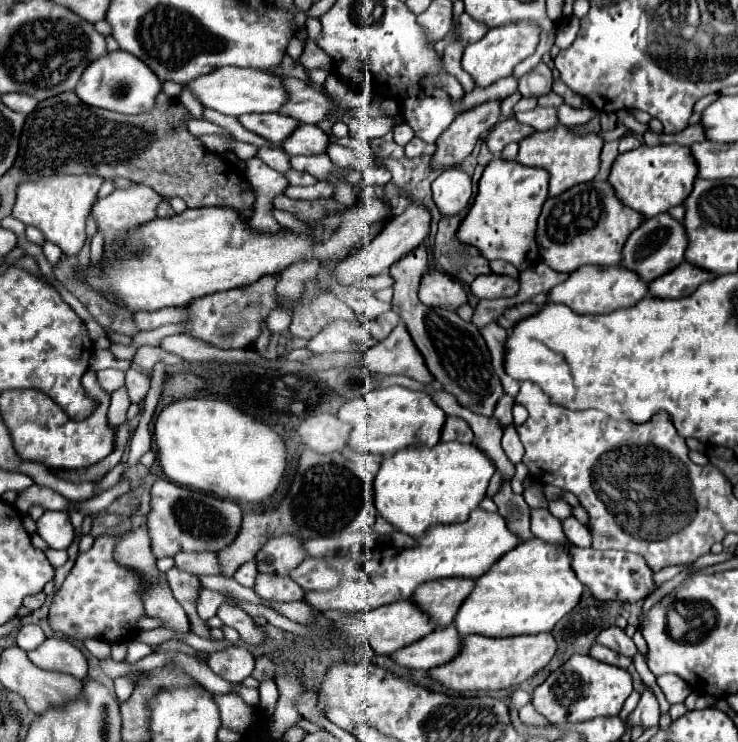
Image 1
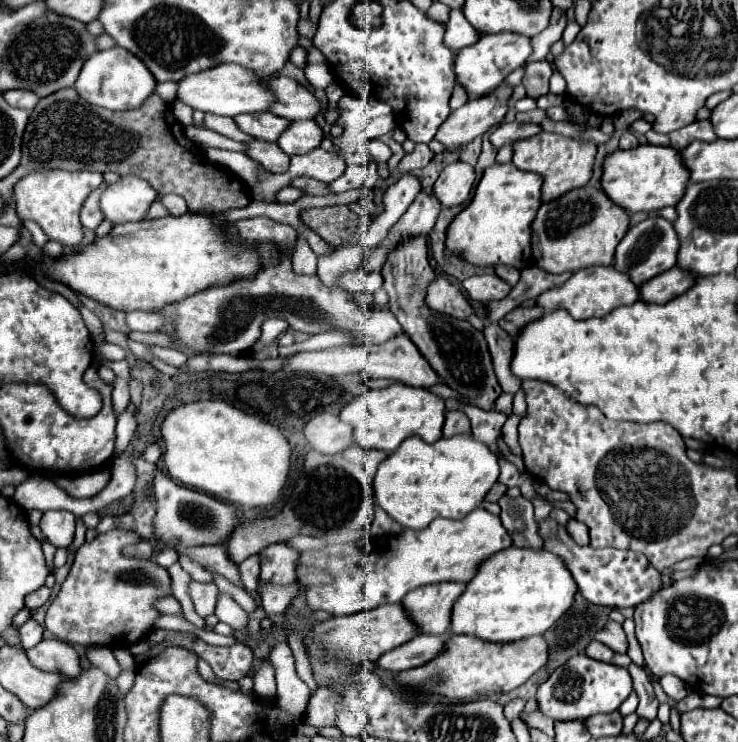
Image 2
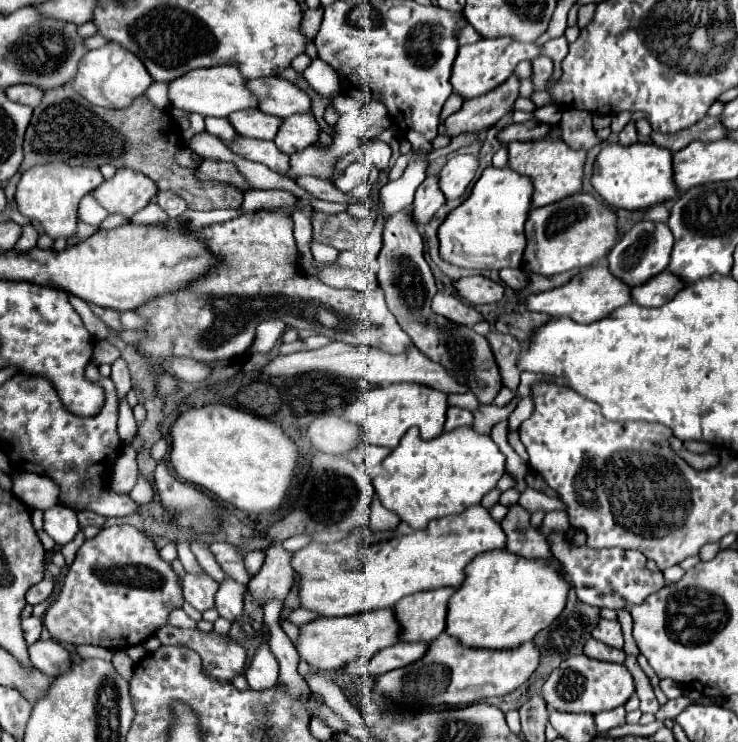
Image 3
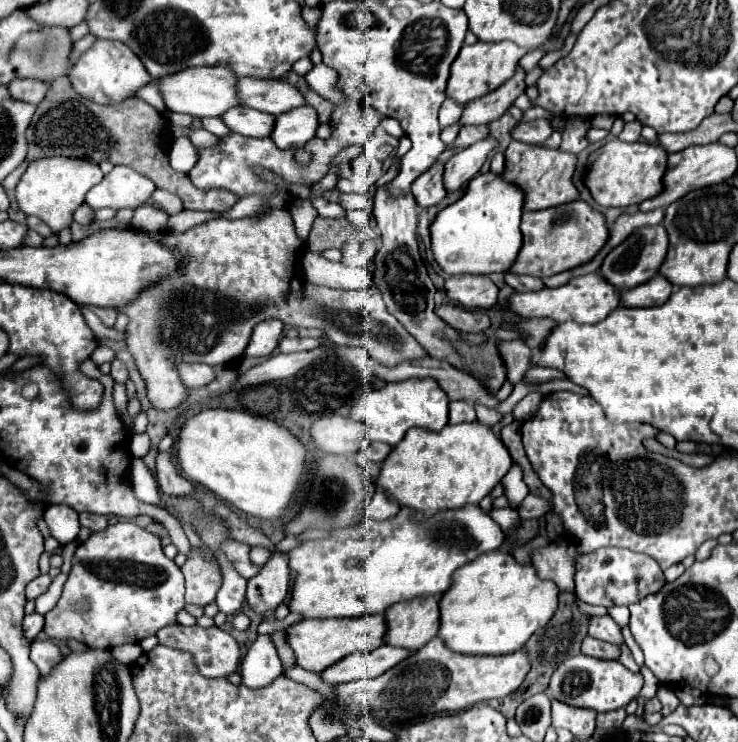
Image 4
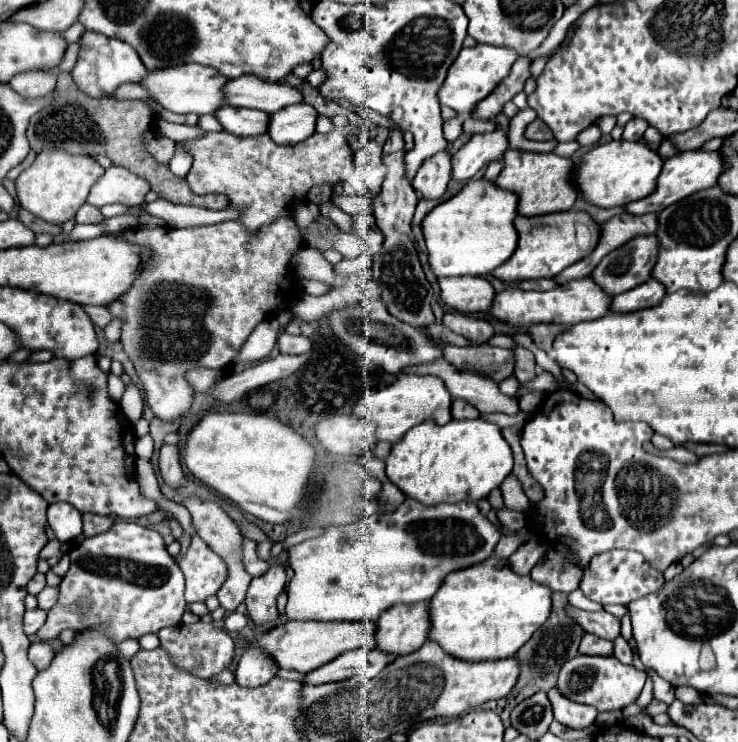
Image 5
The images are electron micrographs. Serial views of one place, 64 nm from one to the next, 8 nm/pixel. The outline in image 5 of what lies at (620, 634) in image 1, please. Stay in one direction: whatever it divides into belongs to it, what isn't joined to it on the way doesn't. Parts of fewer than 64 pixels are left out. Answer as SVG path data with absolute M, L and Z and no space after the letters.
M566 606L568 614L572 616L572 620L576 620L586 632L598 636L598 638L606 638L606 640L614 640L620 636L620 620L614 618L608 612L584 612L578 610L574 606Z

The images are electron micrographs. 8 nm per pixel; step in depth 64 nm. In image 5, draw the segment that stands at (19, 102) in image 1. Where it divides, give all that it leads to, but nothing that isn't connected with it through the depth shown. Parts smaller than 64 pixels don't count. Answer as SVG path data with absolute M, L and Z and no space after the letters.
M50 70L22 72L22 74L16 74L8 84L24 98L42 98L54 90L56 74Z

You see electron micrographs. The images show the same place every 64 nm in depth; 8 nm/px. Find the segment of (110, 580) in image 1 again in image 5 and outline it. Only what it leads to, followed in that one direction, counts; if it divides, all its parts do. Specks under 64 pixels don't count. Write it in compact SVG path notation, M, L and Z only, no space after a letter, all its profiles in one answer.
M116 522L108 532L104 532L104 534L98 534L98 536L92 536L92 538L86 538L82 544L78 544L74 550L70 550L70 570L68 570L68 574L62 578L62 582L60 582L60 598L58 598L58 602L56 602L56 606L48 612L48 620L46 620L46 624L38 630L38 634L36 636L40 636L42 640L54 640L54 638L58 638L60 636L60 632L62 630L74 630L76 634L80 634L82 630L86 632L86 630L92 630L92 628L98 628L98 626L102 626L104 624L104 632L108 634L108 638L112 638L112 642L122 642L122 640L126 640L126 638L140 638L140 636L144 636L144 634L156 634L160 628L164 628L164 626L176 626L176 624L180 624L182 622L182 614L186 612L186 600L184 600L184 574L182 574L182 570L176 566L176 560L166 552L166 546L164 546L164 540L162 540L162 536L158 534L158 532L154 532L154 530L150 530L150 528L142 528L142 526L138 526L138 524L134 524L134 522Z

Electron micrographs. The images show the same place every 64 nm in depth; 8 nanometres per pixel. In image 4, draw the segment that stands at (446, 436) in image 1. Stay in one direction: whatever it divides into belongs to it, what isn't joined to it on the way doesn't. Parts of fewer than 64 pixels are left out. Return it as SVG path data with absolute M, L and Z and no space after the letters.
M450 402L448 424L462 424L462 422L476 422L474 408L464 408L464 402Z

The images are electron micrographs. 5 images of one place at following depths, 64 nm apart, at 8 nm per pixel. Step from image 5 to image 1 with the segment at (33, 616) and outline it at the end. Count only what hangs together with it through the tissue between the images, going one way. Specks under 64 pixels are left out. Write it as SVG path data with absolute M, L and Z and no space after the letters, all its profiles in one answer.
M28 624L28 626L22 626L16 634L16 644L22 648L22 650L34 650L36 646L40 646L42 642L46 640L44 632L40 626L36 624Z

